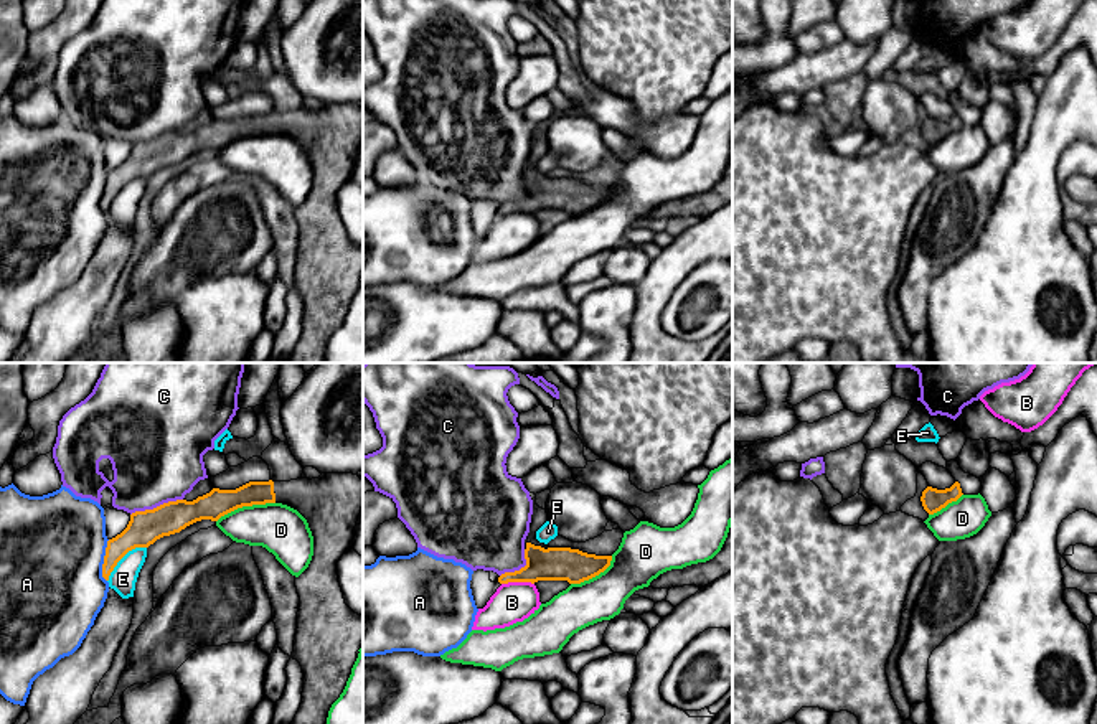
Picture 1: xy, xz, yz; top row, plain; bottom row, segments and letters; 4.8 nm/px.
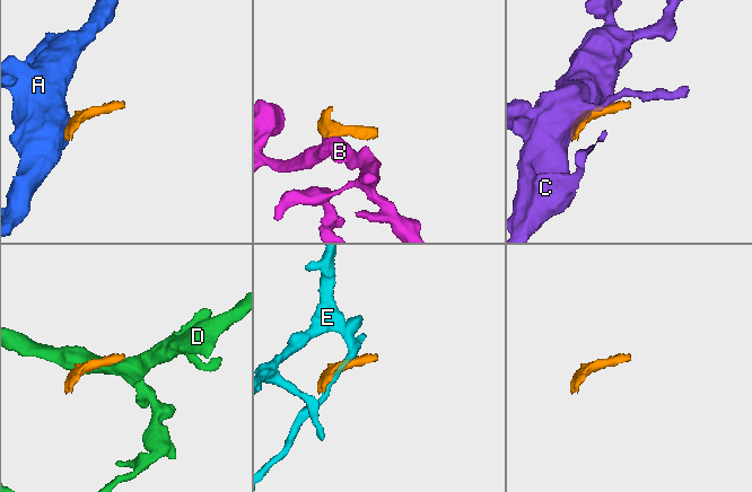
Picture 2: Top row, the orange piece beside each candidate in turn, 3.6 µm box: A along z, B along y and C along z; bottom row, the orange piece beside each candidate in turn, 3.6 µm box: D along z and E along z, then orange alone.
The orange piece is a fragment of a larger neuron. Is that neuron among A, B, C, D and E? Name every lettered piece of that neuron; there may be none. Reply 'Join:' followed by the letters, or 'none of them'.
Join: none of them

